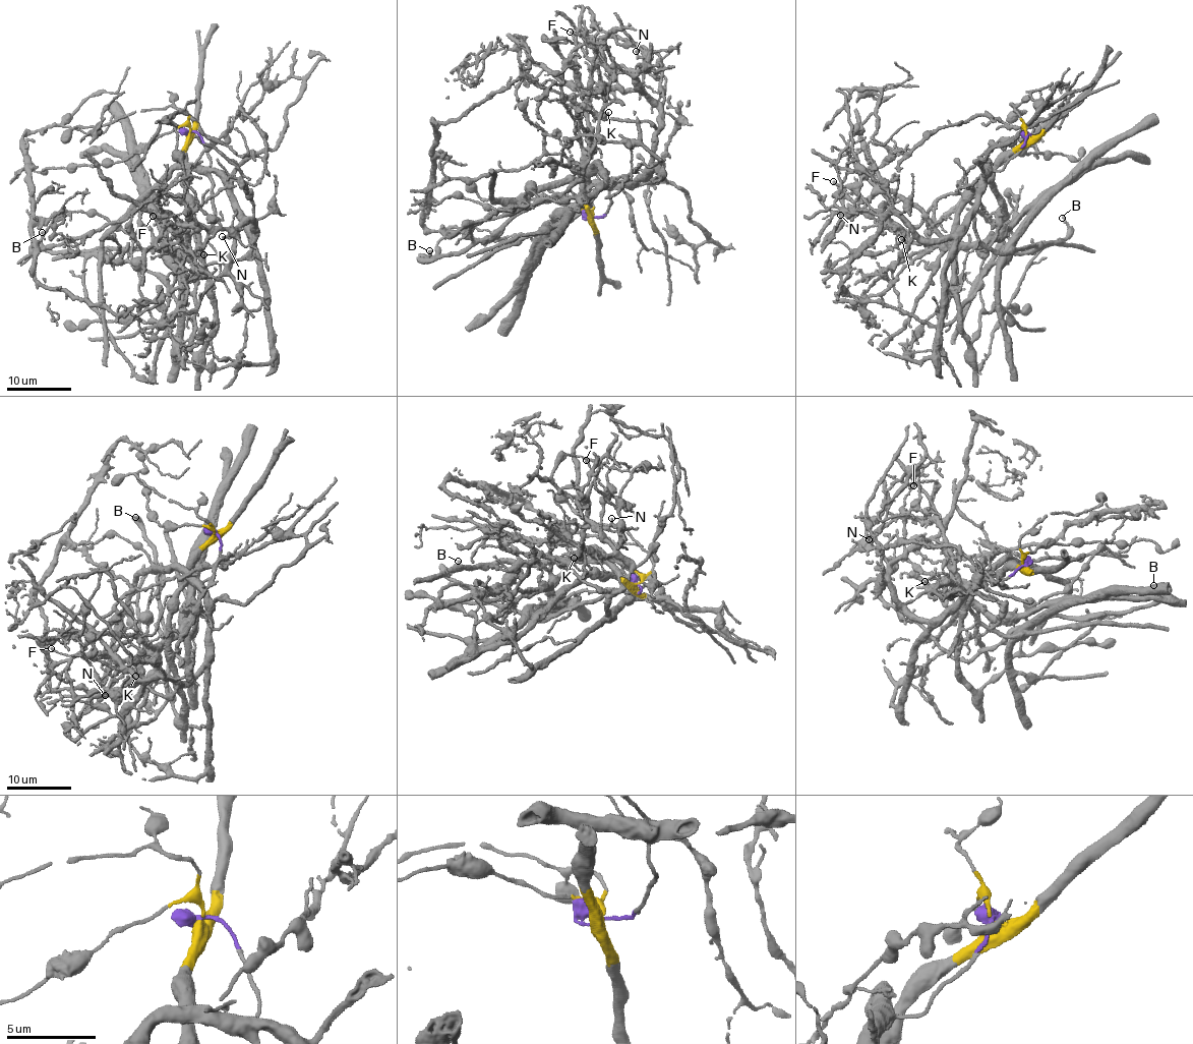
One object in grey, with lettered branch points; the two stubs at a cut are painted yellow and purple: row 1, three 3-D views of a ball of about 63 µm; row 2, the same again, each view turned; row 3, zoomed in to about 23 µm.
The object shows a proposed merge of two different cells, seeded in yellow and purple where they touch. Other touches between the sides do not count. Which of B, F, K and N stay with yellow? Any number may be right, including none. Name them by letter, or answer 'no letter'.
B, K

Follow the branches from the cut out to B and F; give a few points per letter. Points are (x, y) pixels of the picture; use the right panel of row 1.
B: (1027, 136), (958, 215), (954, 290), (969, 347), (983, 311), (1008, 307), (1031, 259), (1066, 235), (1062, 217)
F: (1027, 136), (983, 180), (973, 213), (952, 235), (931, 240), (833, 181)

